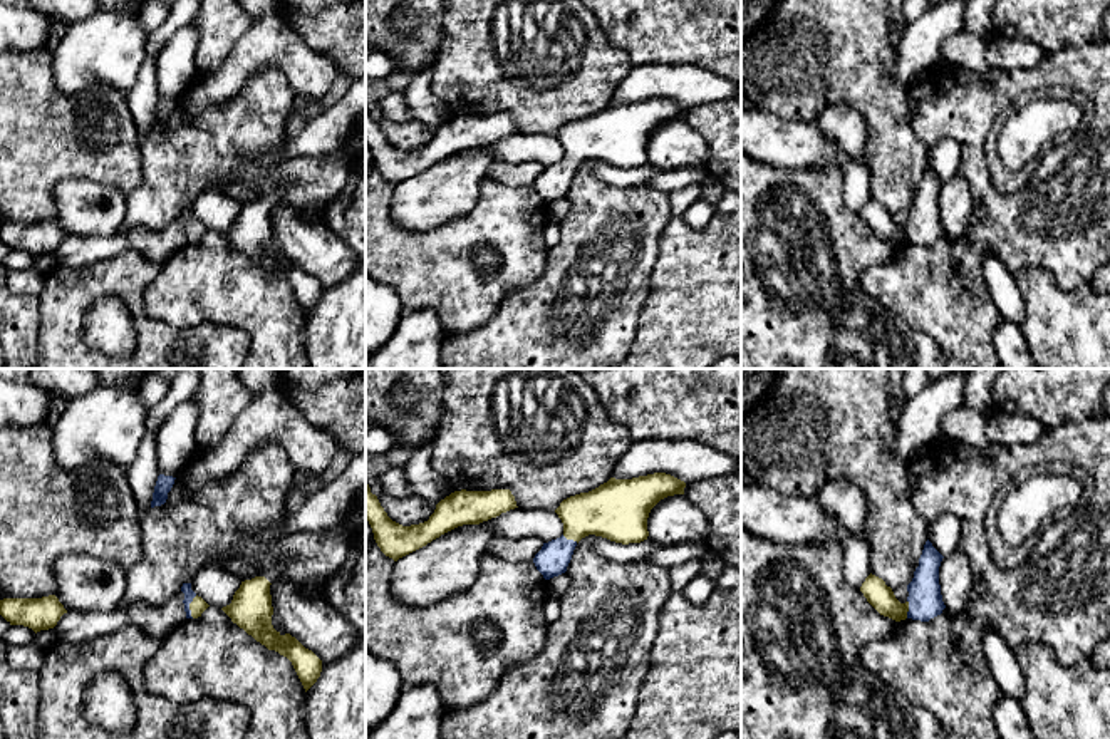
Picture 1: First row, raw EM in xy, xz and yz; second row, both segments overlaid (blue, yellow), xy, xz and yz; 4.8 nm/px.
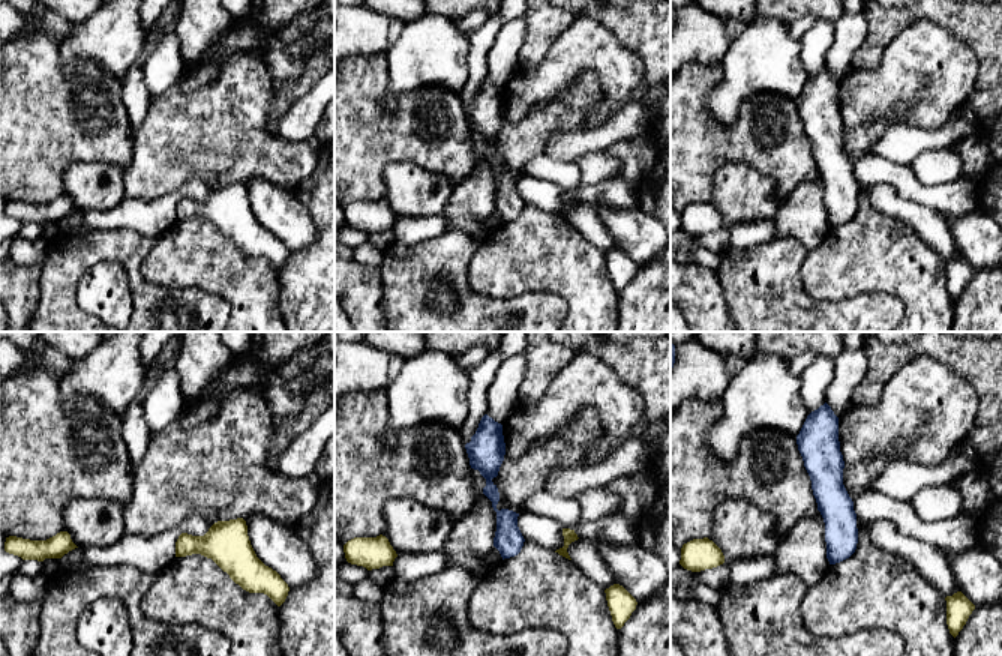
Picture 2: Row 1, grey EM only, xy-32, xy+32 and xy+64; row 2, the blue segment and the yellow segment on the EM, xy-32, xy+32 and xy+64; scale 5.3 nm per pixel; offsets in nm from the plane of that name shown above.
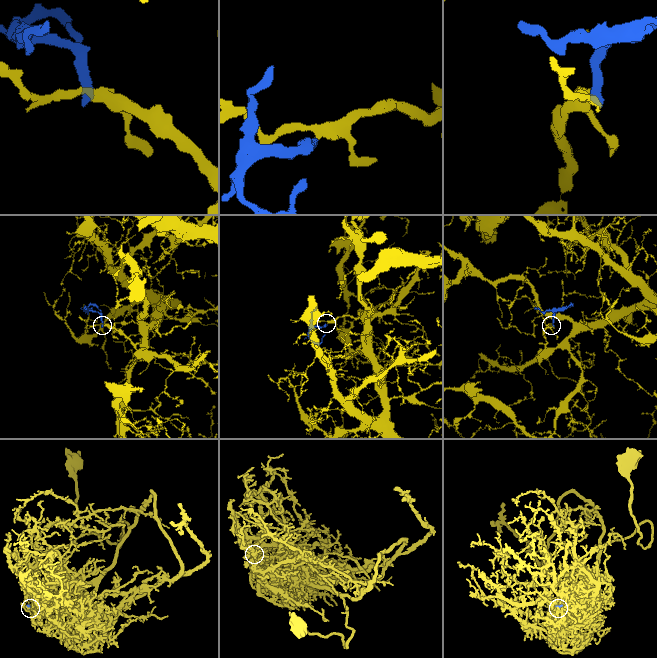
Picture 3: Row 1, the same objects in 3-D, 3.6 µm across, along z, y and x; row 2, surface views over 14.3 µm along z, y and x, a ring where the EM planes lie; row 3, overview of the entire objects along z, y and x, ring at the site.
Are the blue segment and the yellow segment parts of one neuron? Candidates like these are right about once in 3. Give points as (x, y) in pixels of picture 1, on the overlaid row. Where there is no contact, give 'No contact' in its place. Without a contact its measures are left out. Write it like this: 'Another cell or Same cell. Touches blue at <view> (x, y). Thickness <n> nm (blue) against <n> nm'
Same cell. Touches blue at xy (188, 607). Thickness 50 nm (blue) against 80 nm

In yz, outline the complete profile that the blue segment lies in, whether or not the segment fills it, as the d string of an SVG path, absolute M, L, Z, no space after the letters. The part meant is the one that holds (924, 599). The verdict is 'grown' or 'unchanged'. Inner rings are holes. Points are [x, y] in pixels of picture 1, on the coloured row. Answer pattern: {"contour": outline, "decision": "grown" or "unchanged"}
{"contour": "M927 540L914 571L912 581L907 585L907 602L900 603L892 588L875 575L869 575L860 587L867 602L884 617L895 622L912 618L929 622L946 608L939 585L939 566L942 555Z", "decision": "grown"}

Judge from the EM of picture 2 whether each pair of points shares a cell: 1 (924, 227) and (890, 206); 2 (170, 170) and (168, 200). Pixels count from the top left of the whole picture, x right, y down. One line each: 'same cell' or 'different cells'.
1: same cell
2: different cells

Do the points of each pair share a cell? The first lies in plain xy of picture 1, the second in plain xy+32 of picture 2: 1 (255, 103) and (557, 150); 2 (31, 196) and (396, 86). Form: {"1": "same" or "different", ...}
{"1": "different", "2": "different"}

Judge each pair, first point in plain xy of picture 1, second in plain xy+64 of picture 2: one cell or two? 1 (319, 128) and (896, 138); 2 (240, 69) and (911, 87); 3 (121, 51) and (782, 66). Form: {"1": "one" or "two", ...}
{"1": "one", "2": "one", "3": "one"}

